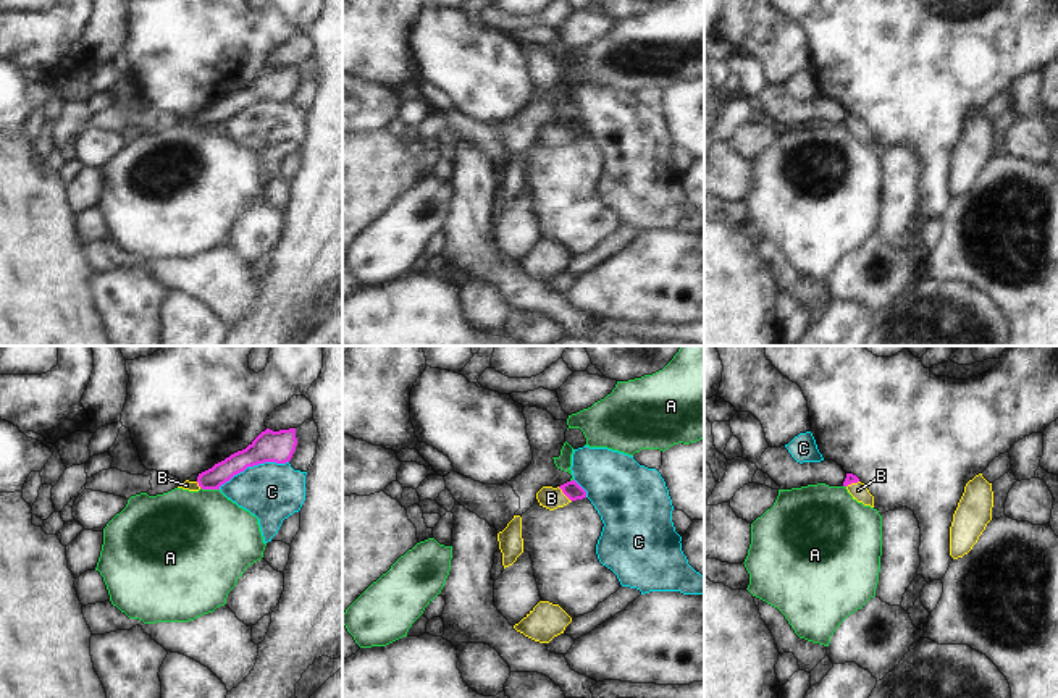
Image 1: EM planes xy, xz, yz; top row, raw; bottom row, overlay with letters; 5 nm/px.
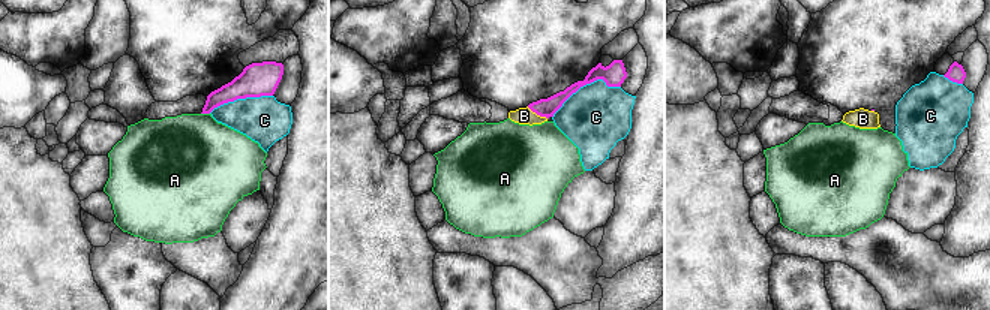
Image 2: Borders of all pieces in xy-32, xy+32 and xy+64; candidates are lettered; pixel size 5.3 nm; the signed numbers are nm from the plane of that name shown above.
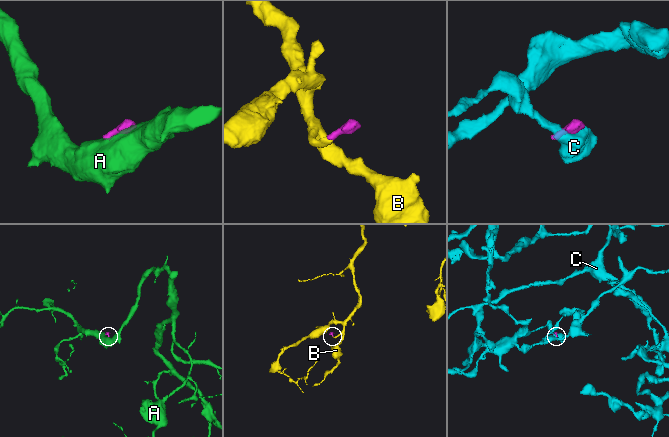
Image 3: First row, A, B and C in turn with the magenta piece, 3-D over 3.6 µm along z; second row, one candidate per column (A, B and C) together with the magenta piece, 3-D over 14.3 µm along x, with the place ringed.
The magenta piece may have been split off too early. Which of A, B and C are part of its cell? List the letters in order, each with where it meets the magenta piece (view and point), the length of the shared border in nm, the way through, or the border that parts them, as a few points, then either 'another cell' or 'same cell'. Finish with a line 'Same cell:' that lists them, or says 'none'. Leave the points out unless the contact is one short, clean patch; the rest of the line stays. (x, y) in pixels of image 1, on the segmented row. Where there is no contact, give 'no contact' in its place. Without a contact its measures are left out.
A: meets magenta in xy at (210, 488); contact 100 nm long; border along xy (201, 487), (218, 490); another cell
B: meets magenta in xz at (564, 493); contact 100 nm long; runs through xz (572, 490), (564, 493), (551, 498); same cell
C: meets magenta in xy at (252, 466); contact 380 nm long; another cell
Same cell: B

